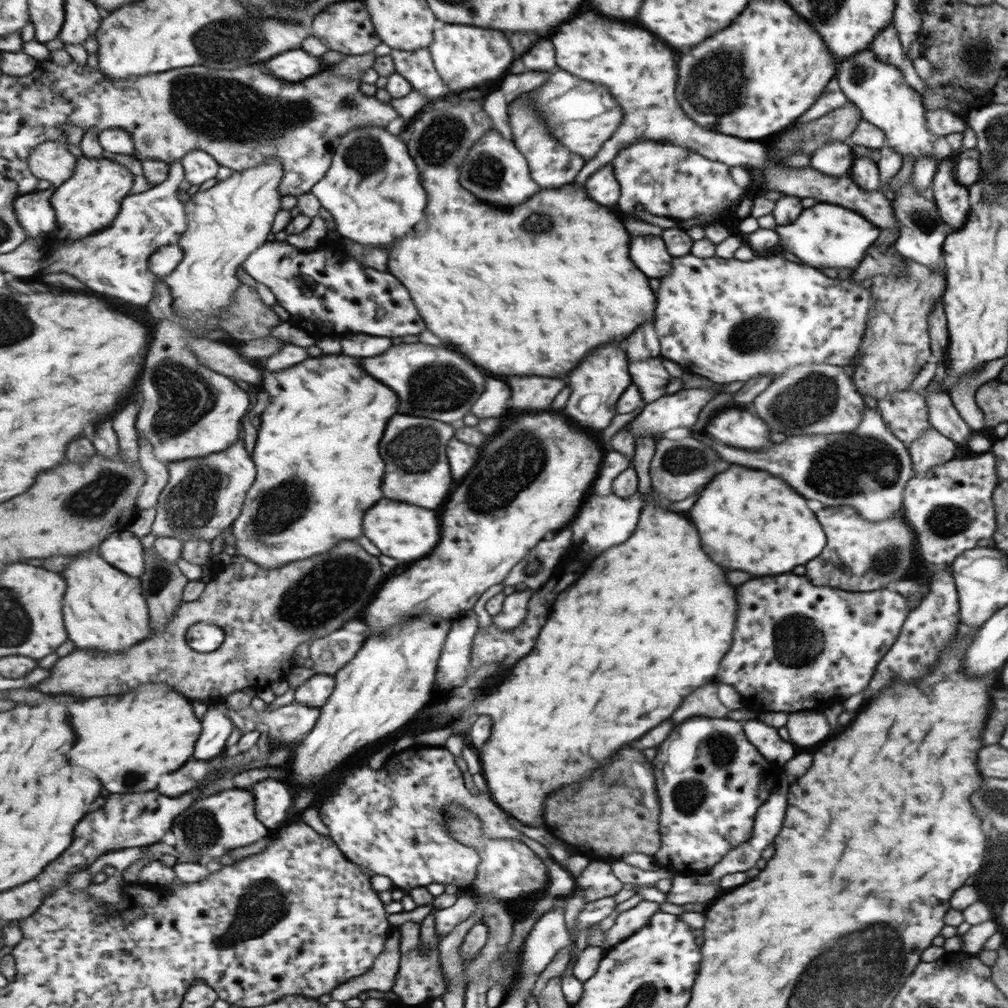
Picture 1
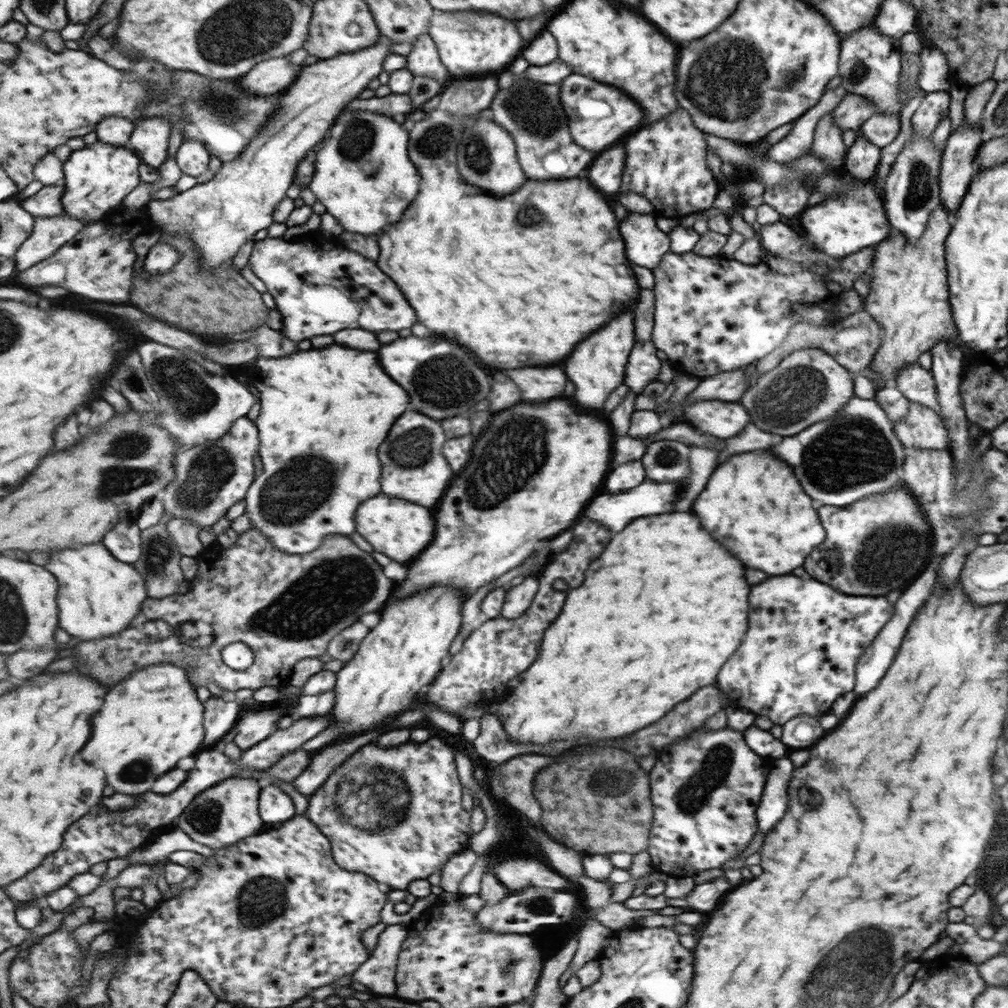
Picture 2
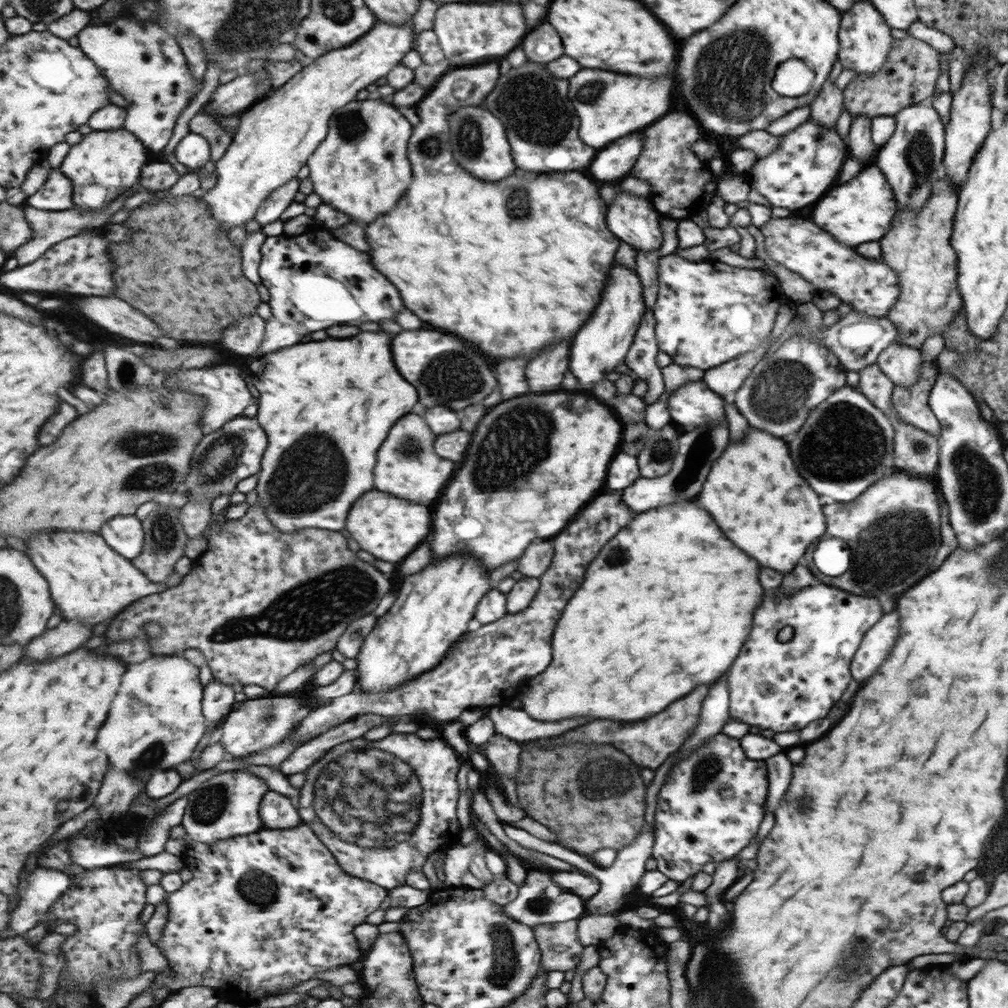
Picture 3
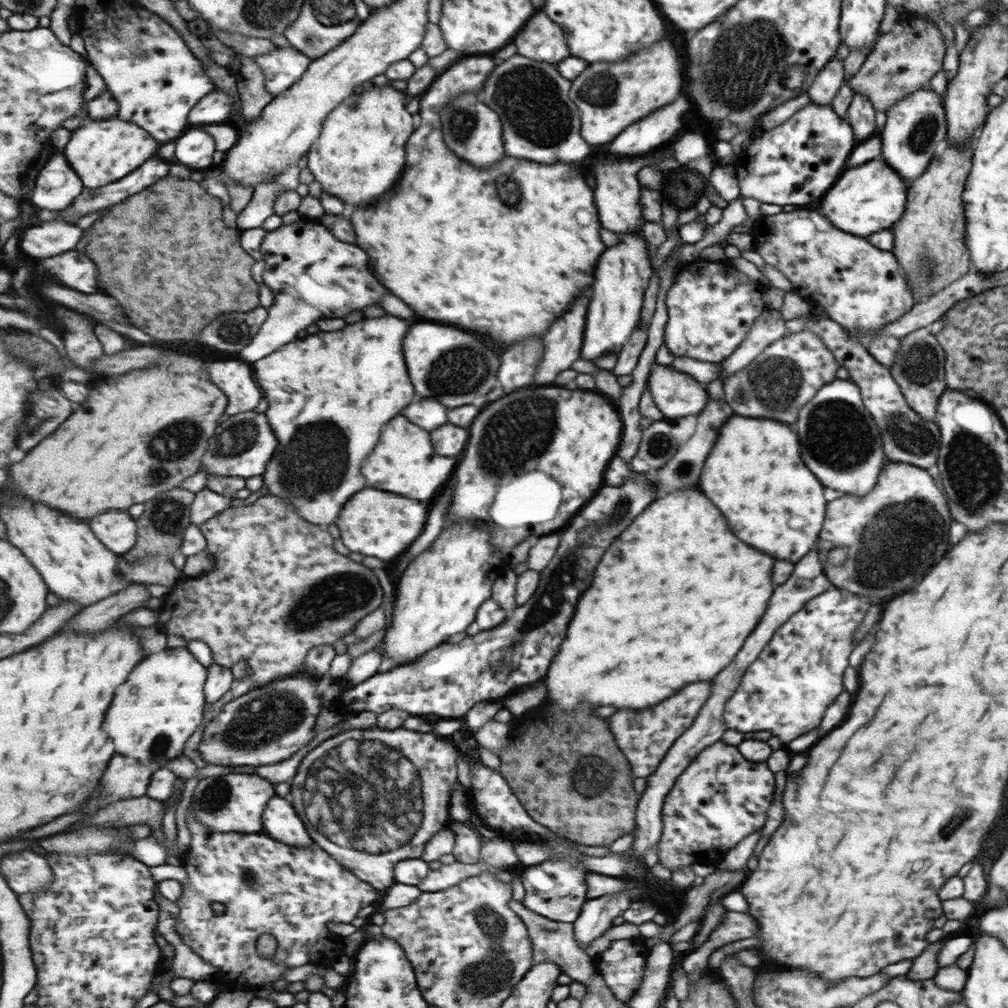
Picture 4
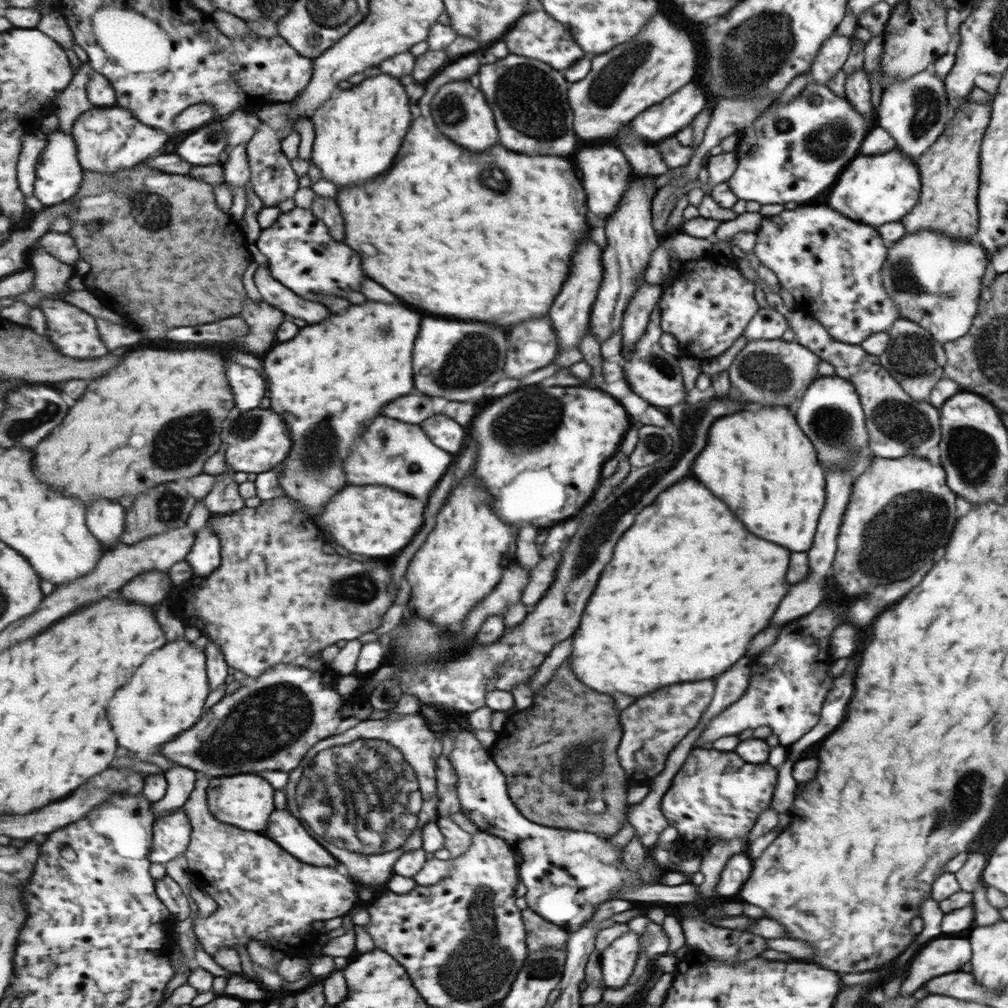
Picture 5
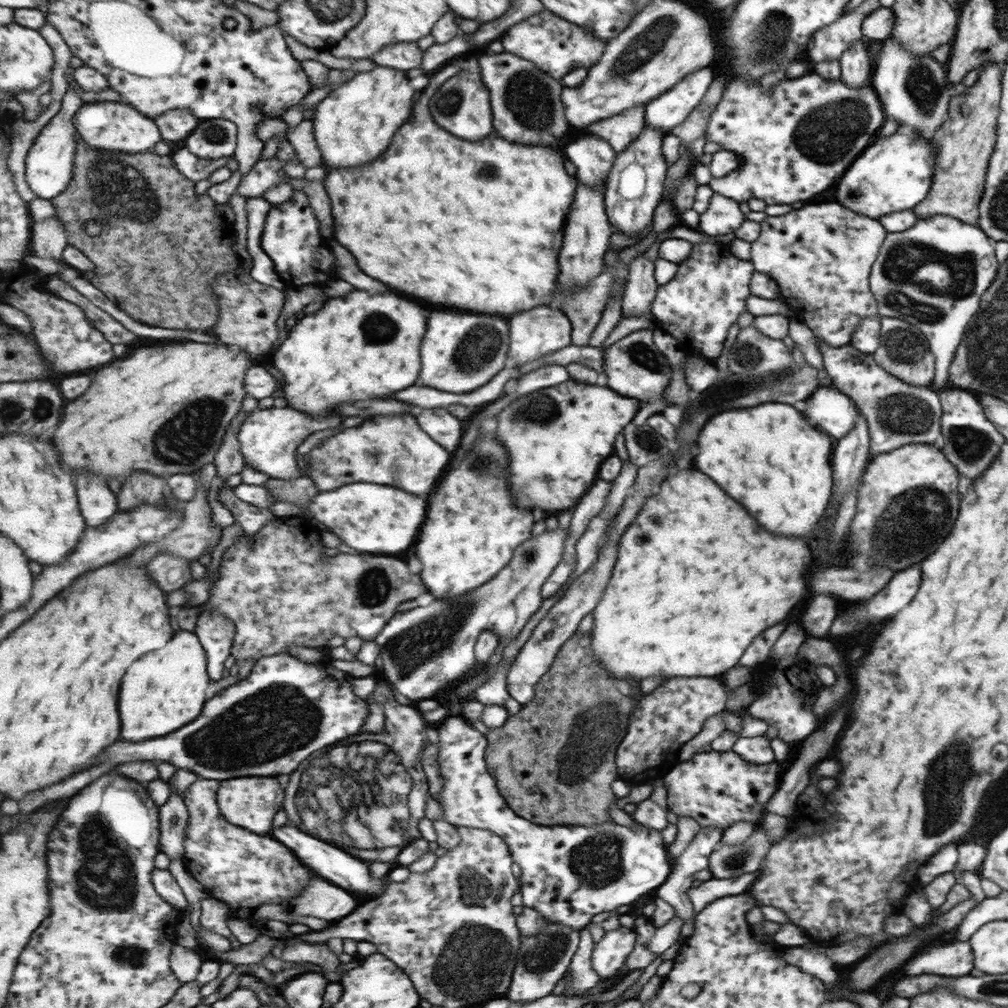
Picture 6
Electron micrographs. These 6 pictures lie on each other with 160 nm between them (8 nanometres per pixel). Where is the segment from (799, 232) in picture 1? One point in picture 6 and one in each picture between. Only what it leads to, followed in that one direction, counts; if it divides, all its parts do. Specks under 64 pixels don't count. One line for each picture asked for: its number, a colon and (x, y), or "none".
2: (842, 226)
3: (859, 211)
4: (870, 198)
5: (876, 189)
6: (893, 174)

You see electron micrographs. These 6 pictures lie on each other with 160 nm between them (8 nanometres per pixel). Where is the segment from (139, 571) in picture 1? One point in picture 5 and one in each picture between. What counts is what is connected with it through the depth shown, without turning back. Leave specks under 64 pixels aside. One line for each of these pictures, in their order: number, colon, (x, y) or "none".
2: (125, 541)
3: (126, 534)
4: (118, 529)
5: (106, 518)

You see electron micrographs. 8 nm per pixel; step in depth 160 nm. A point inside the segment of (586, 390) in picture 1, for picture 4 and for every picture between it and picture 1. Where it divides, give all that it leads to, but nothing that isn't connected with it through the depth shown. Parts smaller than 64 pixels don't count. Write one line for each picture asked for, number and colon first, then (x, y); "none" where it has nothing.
2: (596, 368)
3: (600, 347)
4: (615, 305)

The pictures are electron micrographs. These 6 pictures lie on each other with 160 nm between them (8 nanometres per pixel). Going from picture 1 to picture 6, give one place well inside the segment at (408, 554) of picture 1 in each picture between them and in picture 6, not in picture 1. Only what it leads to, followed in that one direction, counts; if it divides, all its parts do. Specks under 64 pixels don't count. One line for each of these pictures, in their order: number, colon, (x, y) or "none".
2: (402, 530)
3: (390, 528)
4: (382, 524)
5: (374, 521)
6: (373, 518)

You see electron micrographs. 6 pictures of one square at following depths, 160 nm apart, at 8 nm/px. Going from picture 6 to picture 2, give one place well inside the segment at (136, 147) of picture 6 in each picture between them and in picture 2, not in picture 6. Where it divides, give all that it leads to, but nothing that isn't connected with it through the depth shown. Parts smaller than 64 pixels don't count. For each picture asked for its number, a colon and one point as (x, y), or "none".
2: (98, 177)
3: (104, 164)
4: (102, 152)
5: (109, 140)

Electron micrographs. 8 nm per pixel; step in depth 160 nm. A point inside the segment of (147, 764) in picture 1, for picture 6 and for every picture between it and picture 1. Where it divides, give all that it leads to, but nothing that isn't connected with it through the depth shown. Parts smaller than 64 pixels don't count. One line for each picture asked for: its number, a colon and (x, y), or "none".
2: (154, 719)
3: (158, 718)
4: (165, 704)
5: (166, 696)
6: (167, 690)

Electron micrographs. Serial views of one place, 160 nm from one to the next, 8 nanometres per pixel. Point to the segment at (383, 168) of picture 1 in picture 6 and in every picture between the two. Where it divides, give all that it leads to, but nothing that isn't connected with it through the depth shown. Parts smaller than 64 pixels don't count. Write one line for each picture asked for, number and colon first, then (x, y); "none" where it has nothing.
2: (365, 178)
3: (362, 169)
4: (360, 155)
5: (359, 131)
6: (355, 124)

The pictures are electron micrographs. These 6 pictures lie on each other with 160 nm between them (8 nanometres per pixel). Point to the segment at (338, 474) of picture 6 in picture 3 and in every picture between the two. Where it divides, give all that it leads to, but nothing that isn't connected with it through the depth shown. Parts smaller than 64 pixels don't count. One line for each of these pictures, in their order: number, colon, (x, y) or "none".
3: (409, 468)
4: (405, 462)
5: (380, 458)

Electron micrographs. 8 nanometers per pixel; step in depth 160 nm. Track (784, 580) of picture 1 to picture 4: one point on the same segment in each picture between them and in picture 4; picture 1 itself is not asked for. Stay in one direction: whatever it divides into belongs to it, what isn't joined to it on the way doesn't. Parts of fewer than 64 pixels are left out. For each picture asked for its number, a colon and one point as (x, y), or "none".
2: (797, 656)
3: (781, 686)
4: (785, 691)

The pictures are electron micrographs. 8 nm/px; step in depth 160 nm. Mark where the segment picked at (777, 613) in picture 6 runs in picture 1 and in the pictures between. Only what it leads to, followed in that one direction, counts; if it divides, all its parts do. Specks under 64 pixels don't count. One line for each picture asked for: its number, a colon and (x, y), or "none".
1: (649, 620)
2: (664, 606)
3: (667, 605)
4: (677, 584)
5: (688, 586)

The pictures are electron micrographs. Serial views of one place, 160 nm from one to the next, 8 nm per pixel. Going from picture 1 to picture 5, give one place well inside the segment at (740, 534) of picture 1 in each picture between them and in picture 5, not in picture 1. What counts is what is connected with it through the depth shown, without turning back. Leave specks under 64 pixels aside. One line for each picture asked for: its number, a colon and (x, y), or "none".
2: (751, 500)
3: (753, 490)
4: (754, 473)
5: (760, 463)

